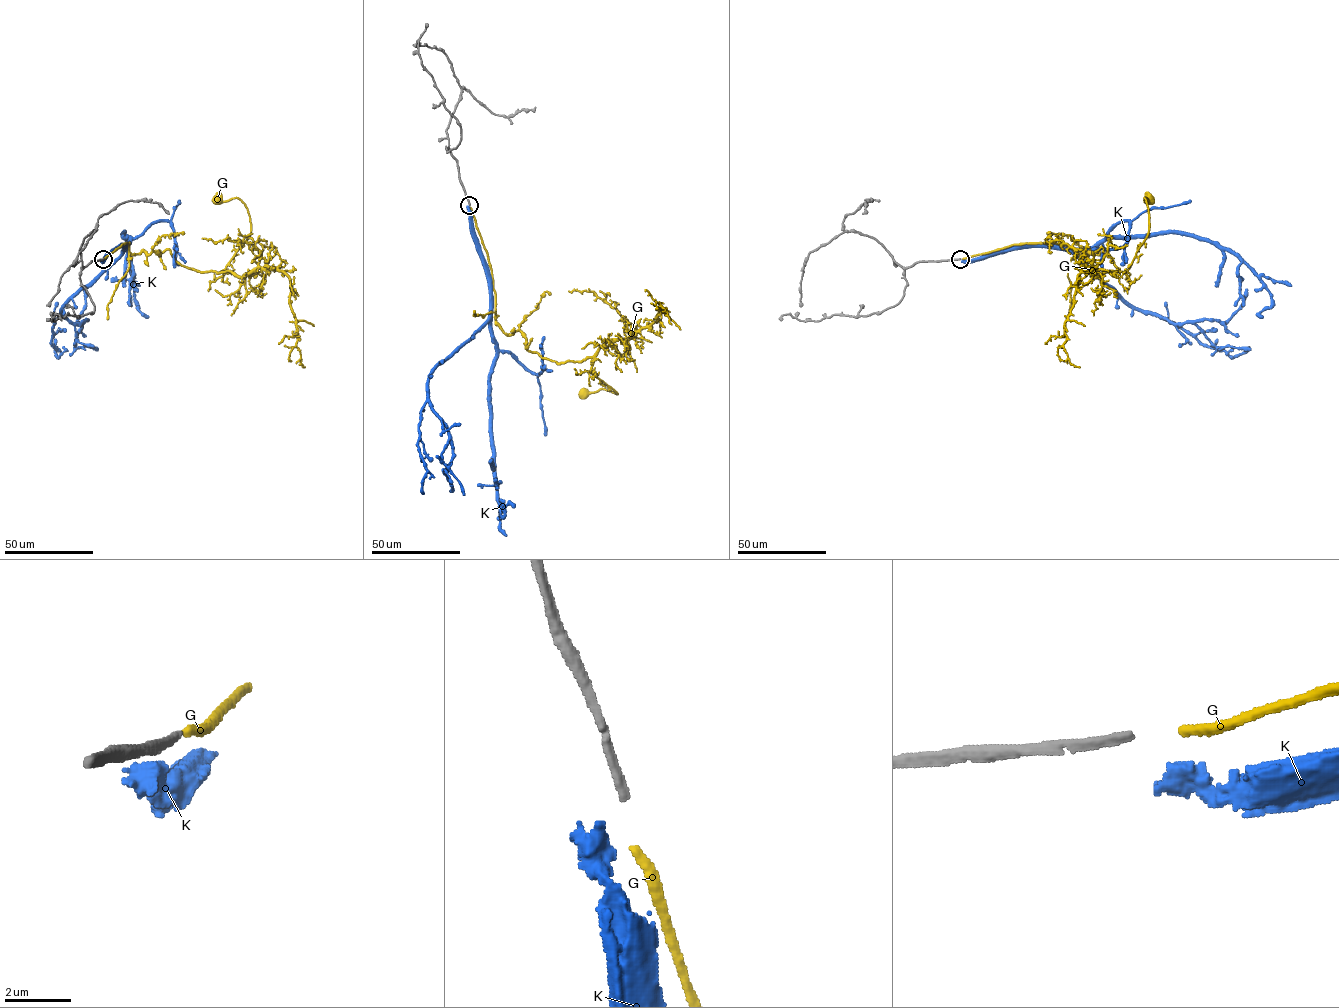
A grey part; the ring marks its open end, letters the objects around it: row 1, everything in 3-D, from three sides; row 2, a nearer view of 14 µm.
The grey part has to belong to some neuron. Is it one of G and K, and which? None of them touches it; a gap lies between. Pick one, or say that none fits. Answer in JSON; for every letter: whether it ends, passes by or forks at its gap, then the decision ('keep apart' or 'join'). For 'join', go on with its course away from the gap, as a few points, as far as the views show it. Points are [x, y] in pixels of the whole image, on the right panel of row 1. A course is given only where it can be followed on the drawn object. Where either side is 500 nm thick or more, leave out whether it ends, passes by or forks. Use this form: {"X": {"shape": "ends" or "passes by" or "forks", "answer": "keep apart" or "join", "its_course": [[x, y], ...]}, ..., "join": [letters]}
{"G": {"shape": "ends", "answer": "join", "its_course": [[963, 258], [1051, 243], [1080, 254], [1107, 249], [1112, 271], [1125, 272], [1149, 232], [1150, 199]]}, "K": {"answer": "keep apart"}, "join": ["G"]}

